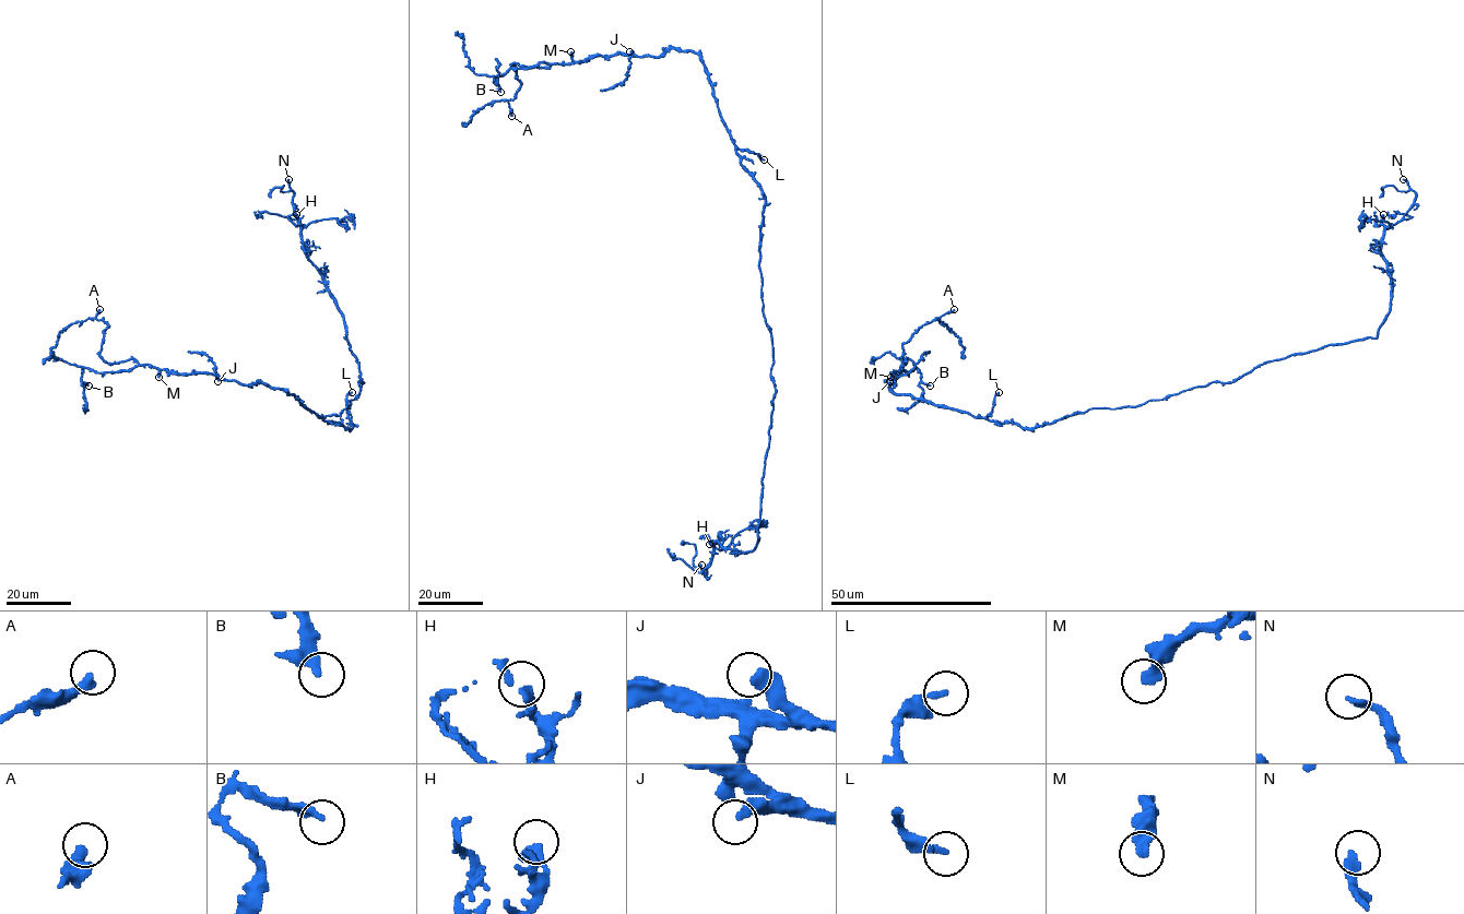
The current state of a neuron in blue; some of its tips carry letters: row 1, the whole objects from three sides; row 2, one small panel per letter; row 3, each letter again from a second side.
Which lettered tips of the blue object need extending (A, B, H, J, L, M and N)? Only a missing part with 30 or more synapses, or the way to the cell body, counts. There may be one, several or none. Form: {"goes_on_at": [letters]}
{"goes_on_at": ["N"]}

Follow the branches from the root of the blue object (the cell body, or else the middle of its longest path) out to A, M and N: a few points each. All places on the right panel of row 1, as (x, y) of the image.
A: (1077, 413), (1022, 428), (897, 394), (887, 383), (895, 384), (892, 372), (906, 361), (902, 344), (954, 309)
M: (1077, 413), (1034, 428), (1022, 428), (897, 394), (887, 383), (894, 384), (892, 372), (900, 370), (890, 377)
N: (1077, 413), (1232, 382), (1272, 360), (1376, 337), (1391, 299), (1383, 233), (1414, 201), (1403, 179)

